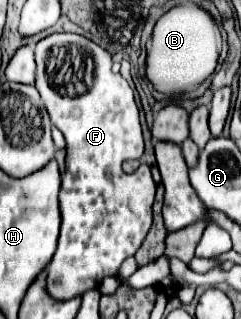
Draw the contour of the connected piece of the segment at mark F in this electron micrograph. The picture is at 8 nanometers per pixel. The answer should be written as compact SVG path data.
M81 35L75 36L75 38L65 36L65 40L67 40L67 46L74 44L74 46L91 48L89 52L91 52L93 64L95 64L95 74L93 74L95 78L93 78L93 88L89 88L89 92L85 92L77 98L61 96L51 88L51 84L47 80L45 62L41 62L37 66L37 56L35 56L35 86L45 102L51 122L63 132L63 136L67 140L65 174L63 174L61 196L59 196L61 218L63 218L61 236L59 236L59 248L47 268L47 288L49 288L51 296L55 296L59 300L69 300L77 294L91 290L91 288L99 288L101 280L105 276L117 276L121 262L139 250L139 246L143 244L143 240L151 228L151 222L153 222L151 206L153 206L153 198L155 198L155 182L153 182L149 170L147 170L147 174L141 172L145 168L139 168L135 174L125 174L121 168L121 164L125 160L137 160L143 154L143 132L141 132L141 124L139 124L139 108L135 104L135 96L133 96L131 86L127 84L127 80L121 74L115 74L111 70L113 62L111 62L111 54L107 50L103 50L101 46L97 46L95 42L91 42Z

